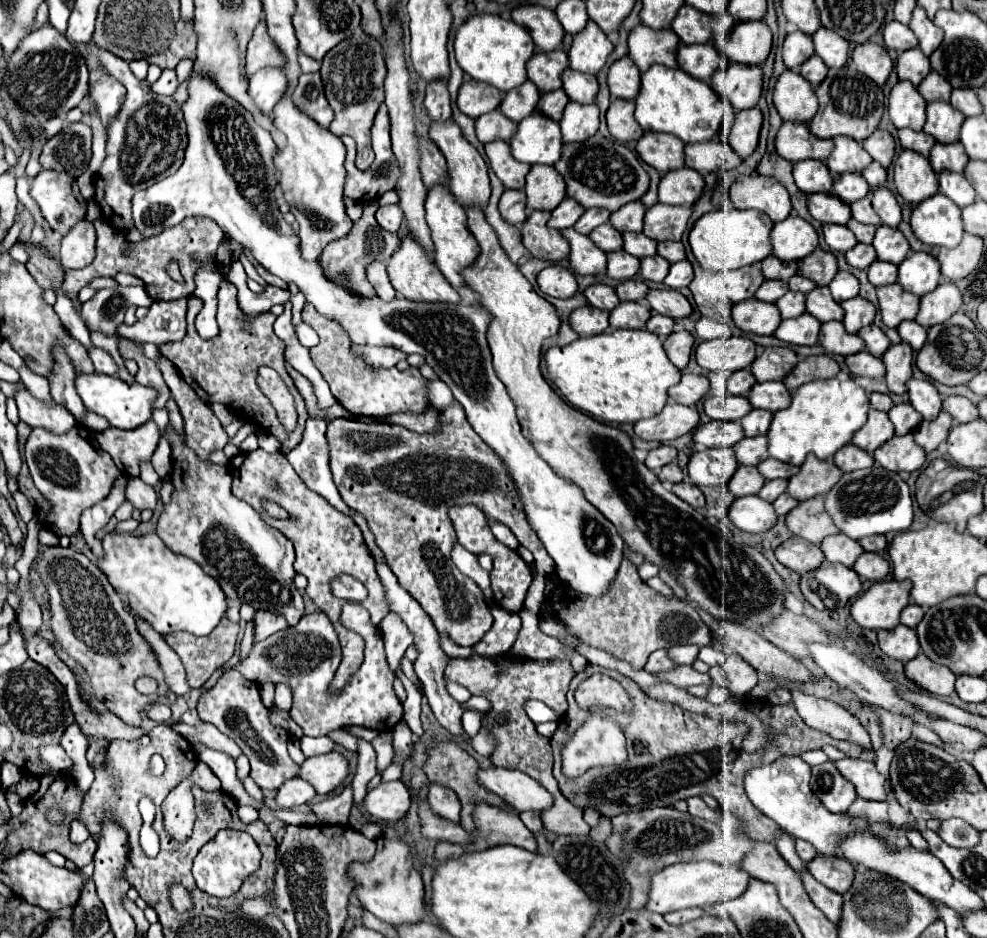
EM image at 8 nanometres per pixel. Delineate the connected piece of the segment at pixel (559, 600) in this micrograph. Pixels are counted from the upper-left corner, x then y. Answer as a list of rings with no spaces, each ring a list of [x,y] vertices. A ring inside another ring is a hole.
[[[625,556],[619,566],[619,574],[615,576],[615,582],[611,582],[609,594],[601,598],[591,598],[585,594],[575,594],[573,590],[569,590],[569,586],[559,584],[547,602],[551,614],[559,618],[569,636],[575,636],[591,648],[605,650],[615,658],[629,662],[635,670],[643,670],[649,654],[659,648],[675,644],[713,644],[711,632],[707,624],[699,618],[697,610],[689,602],[653,592],[635,572],[635,564]]]

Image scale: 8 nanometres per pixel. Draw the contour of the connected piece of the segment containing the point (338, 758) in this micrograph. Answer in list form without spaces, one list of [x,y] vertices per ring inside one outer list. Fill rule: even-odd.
[[[337,752],[313,756],[301,764],[297,776],[305,782],[311,782],[319,796],[325,796],[333,792],[337,786],[341,786],[341,782],[345,780],[347,760]]]

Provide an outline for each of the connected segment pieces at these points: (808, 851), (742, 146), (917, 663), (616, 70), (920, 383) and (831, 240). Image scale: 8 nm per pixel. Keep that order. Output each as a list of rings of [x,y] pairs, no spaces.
[[[797,840],[795,842],[795,850],[797,850],[797,854],[799,854],[799,858],[803,862],[811,862],[815,858],[815,848],[811,844],[807,844],[805,840]]]
[[[749,108],[749,110],[741,110],[735,114],[727,142],[741,158],[747,158],[755,150],[757,140],[759,140],[761,120],[763,116],[759,108]]]
[[[925,654],[905,664],[905,676],[935,696],[951,696],[955,692],[955,674],[951,674],[947,666],[931,662]]]
[[[623,56],[621,60],[613,62],[609,72],[607,72],[607,84],[611,90],[613,98],[625,98],[631,100],[639,92],[639,76],[641,72],[637,70],[635,62],[629,56]]]
[[[911,378],[907,382],[907,394],[913,404],[913,408],[925,418],[925,420],[935,420],[939,410],[941,410],[941,398],[937,388],[929,380],[917,380]]]
[[[823,224],[823,236],[831,252],[847,252],[857,244],[853,232],[847,226],[839,224]]]

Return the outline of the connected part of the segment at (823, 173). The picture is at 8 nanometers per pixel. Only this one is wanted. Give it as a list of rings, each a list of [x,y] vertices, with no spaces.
[[[801,160],[793,164],[793,178],[801,192],[815,194],[815,192],[831,192],[831,172],[821,160]]]

